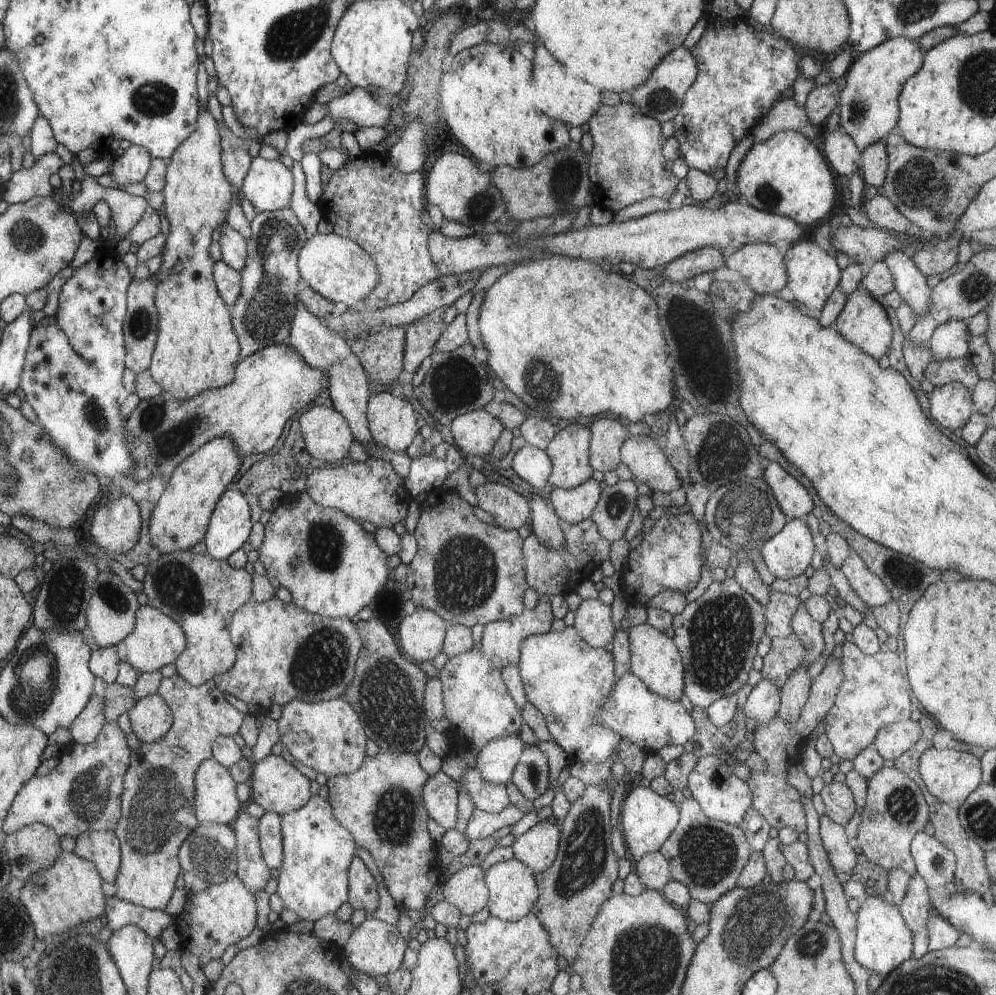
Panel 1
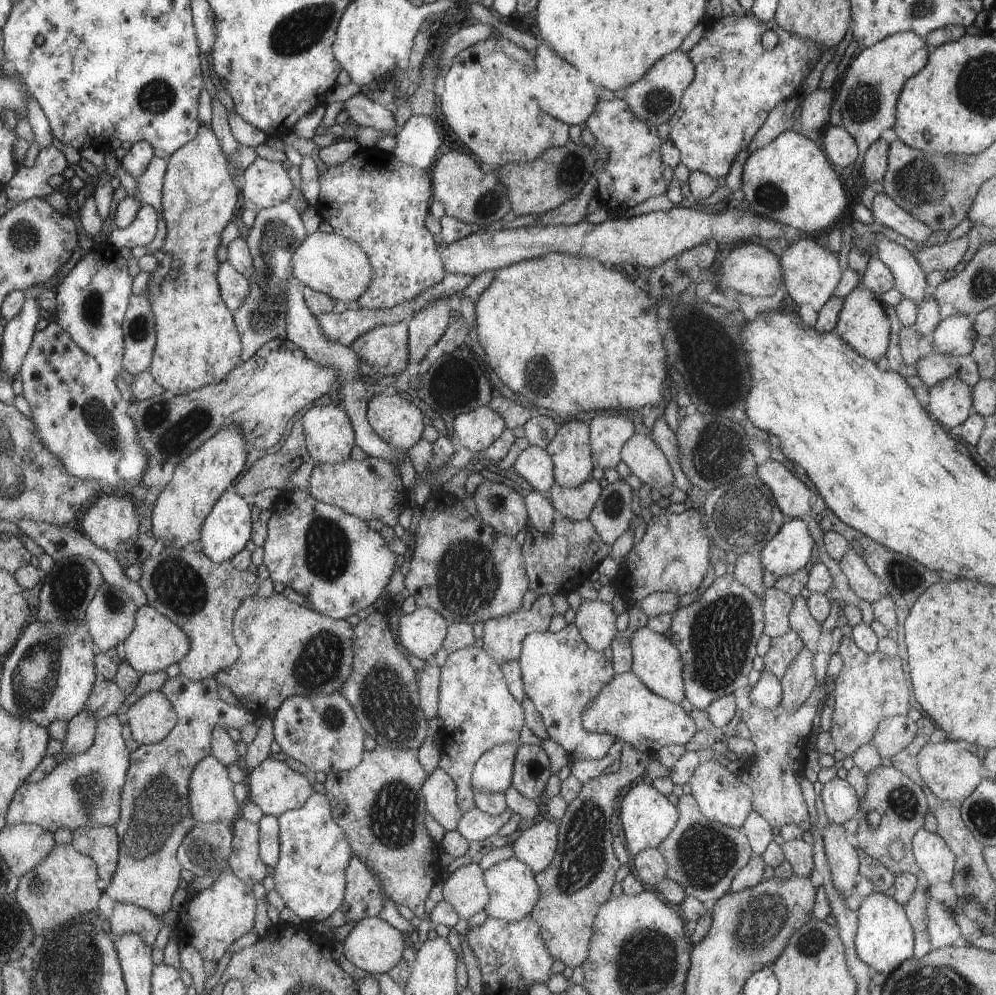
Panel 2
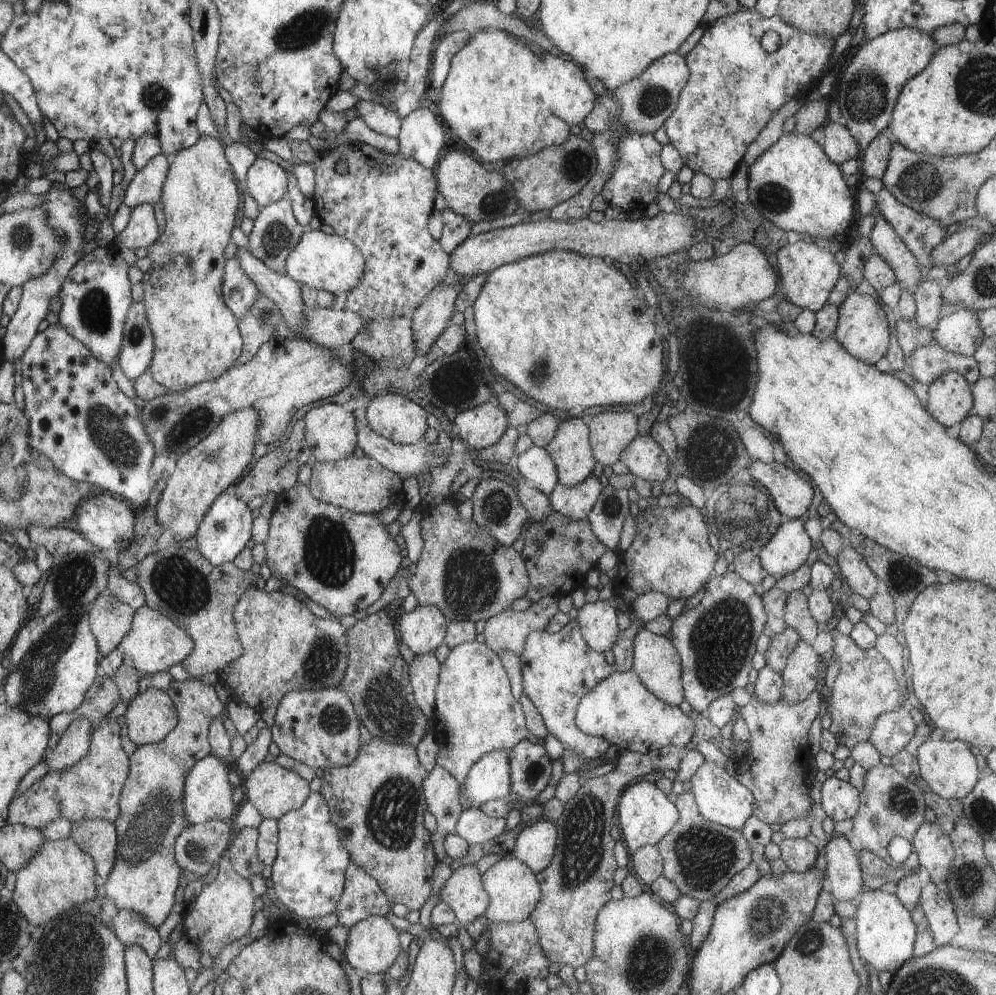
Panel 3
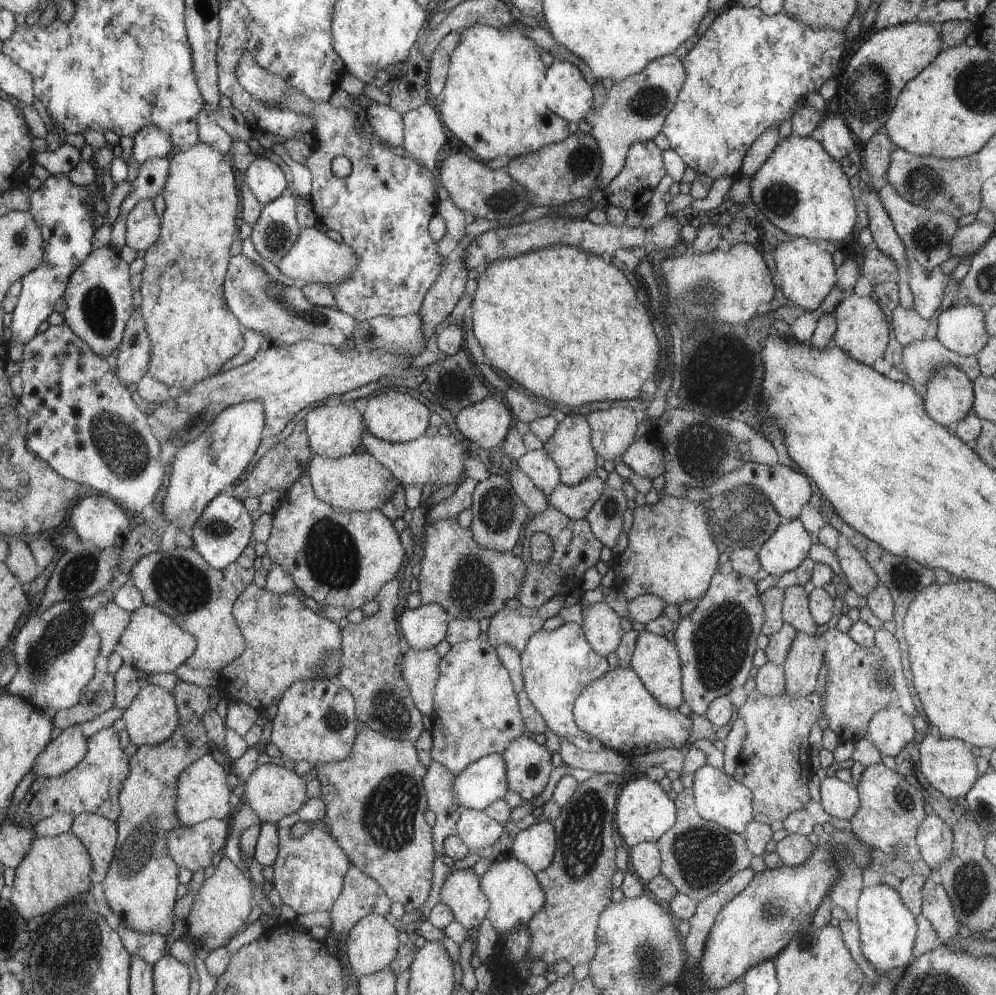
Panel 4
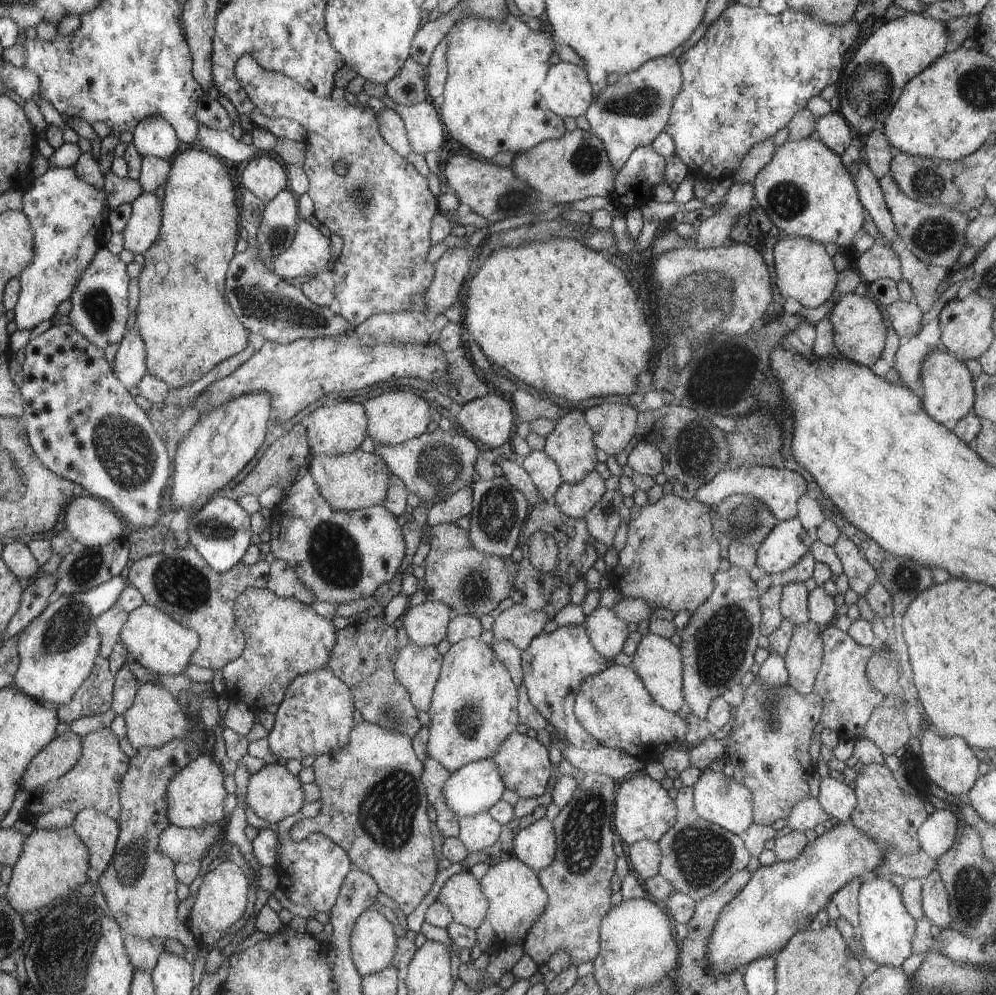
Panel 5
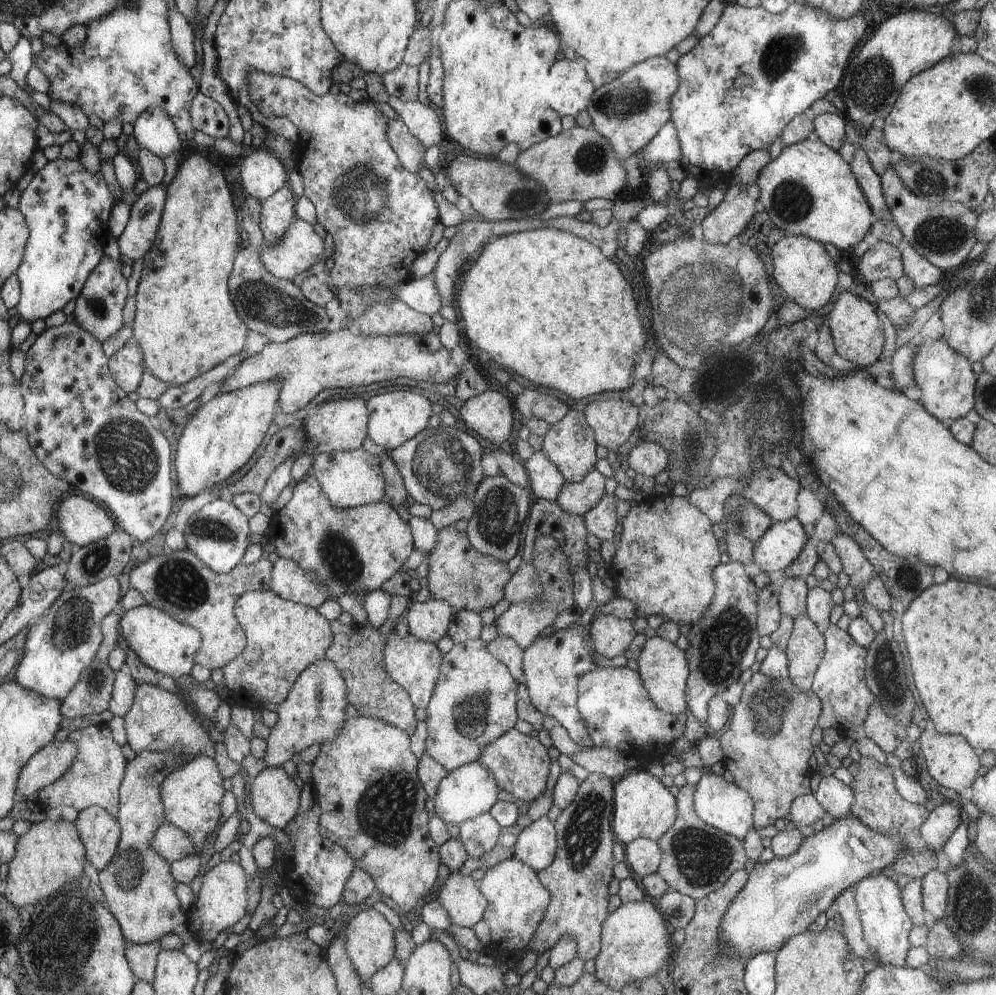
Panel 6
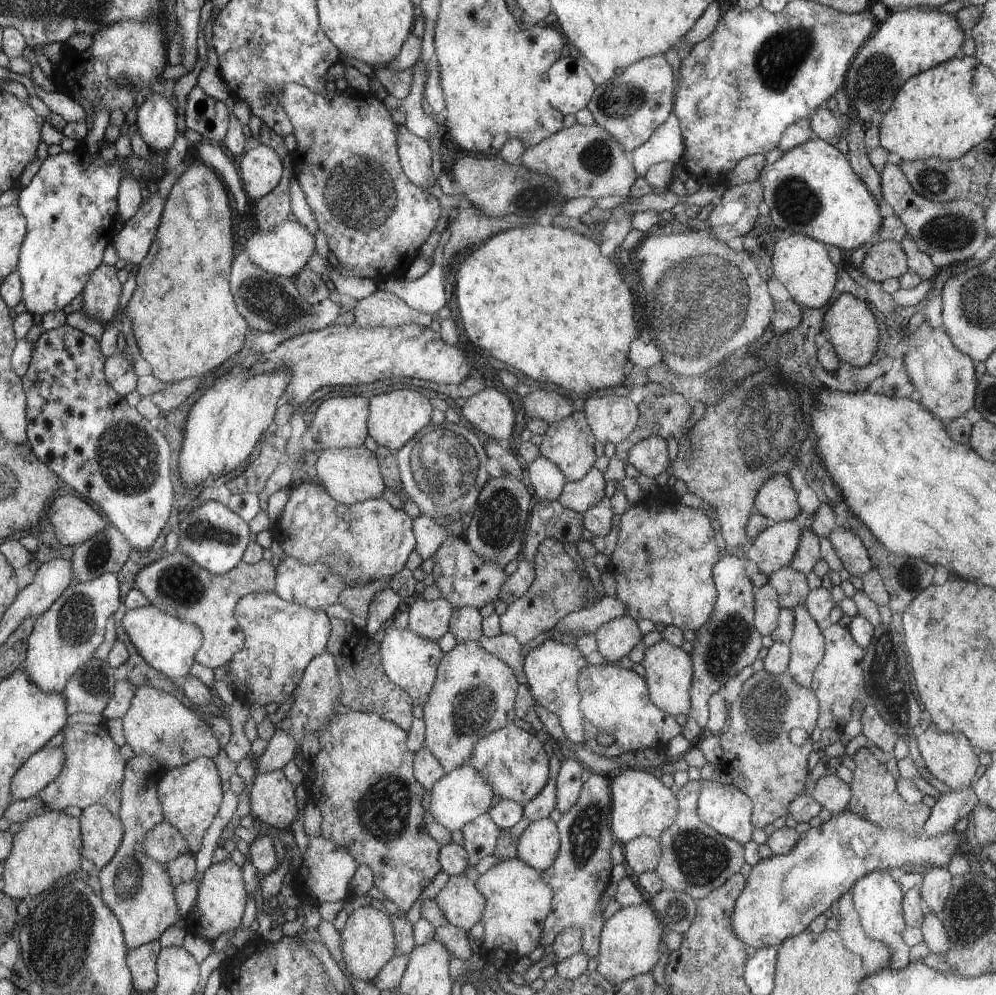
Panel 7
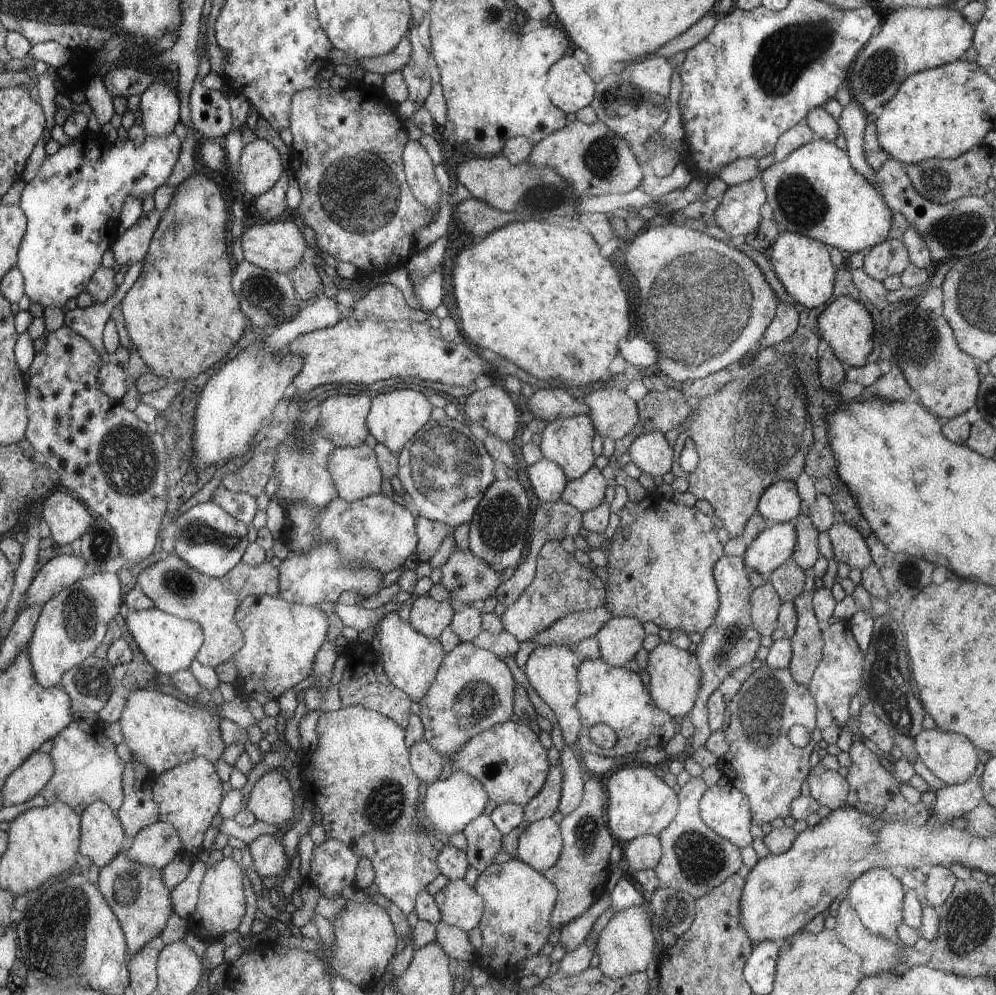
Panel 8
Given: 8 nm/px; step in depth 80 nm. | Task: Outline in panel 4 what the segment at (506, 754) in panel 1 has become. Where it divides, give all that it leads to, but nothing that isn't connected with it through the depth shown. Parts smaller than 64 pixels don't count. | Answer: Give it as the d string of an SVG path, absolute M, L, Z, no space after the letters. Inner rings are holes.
M492 753L473 762L454 779L453 793L462 809L484 811L508 792L504 755Z

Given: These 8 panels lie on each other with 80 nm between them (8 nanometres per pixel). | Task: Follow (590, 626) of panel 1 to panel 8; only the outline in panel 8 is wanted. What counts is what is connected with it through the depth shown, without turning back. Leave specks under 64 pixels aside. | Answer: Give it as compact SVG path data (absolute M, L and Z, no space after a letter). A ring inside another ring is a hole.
M616 617L596 634L601 658L611 667L624 667L642 646L646 632L640 620L634 617Z

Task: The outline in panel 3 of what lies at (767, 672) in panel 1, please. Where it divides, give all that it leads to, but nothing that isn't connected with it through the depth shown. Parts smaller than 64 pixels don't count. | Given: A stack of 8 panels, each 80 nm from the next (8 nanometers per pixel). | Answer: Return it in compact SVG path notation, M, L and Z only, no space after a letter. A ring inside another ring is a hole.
M787 626L784 632L774 635L770 639L769 647L763 654L766 664L774 672L781 674L800 642L798 631Z

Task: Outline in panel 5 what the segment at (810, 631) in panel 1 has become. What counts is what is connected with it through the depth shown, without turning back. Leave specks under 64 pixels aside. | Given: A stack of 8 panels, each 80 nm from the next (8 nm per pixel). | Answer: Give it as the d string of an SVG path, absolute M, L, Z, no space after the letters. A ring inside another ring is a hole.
M790 583L783 585L779 604L782 616L794 626L810 624L811 618L807 605L809 592L804 583Z

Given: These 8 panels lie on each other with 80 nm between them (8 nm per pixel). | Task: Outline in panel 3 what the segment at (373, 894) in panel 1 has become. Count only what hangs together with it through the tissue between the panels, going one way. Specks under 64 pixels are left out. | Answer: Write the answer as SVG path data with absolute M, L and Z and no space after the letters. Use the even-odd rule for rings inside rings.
M350 862L346 869L346 886L335 910L339 924L350 928L370 915L386 917L391 906L376 879Z

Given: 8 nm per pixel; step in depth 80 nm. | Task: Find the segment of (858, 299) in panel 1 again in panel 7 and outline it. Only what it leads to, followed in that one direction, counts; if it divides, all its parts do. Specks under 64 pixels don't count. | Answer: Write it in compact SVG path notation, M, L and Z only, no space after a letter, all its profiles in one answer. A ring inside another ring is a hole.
M842 293L824 312L824 318L822 333L834 347L840 362L852 364L855 367L865 367L876 361L876 356L880 351L878 322L864 300L858 300L852 293Z

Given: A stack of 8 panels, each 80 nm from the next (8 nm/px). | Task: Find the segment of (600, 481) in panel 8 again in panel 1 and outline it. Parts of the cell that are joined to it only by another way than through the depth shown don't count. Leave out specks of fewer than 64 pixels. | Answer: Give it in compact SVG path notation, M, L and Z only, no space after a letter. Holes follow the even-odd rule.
M589 479L573 489L552 488L548 498L563 525L573 525L592 517L602 493L598 481Z

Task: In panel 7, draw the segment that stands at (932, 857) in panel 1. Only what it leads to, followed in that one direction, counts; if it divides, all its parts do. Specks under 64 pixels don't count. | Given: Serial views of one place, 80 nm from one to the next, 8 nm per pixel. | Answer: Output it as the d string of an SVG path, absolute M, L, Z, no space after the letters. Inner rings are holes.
M970 786L961 791L942 793L931 808L931 815L923 828L928 836L938 836L955 831L954 826L960 818L968 817L974 807L980 804L976 793Z

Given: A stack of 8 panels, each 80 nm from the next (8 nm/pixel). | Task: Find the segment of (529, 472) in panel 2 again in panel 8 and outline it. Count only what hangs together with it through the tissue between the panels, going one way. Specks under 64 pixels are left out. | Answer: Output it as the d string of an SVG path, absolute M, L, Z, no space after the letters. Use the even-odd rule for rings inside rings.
M542 457L527 466L528 480L540 502L556 502L565 490L566 474L561 466Z

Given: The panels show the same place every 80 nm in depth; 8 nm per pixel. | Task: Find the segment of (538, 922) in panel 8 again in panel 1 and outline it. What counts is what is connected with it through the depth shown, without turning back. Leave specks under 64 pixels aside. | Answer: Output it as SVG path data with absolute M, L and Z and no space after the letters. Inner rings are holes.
M516 858L502 861L485 871L484 880L489 890L488 910L493 917L517 921L532 912L539 892L536 872L531 867Z

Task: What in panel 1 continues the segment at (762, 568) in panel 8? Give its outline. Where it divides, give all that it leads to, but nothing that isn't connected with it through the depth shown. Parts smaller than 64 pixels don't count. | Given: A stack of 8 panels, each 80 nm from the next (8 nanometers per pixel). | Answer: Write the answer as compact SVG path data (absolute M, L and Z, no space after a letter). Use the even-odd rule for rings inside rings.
M804 519L789 520L780 532L759 548L759 554L777 579L804 575L814 556L812 532Z

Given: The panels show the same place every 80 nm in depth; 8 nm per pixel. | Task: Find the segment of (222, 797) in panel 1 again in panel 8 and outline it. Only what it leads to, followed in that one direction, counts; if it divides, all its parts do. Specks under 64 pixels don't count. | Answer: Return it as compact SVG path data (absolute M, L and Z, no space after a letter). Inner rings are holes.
M204 757L183 762L153 778L153 798L160 807L159 820L176 827L182 844L186 845L186 852L192 856L206 854L205 832L218 814L222 794L224 790L216 768L210 759Z

